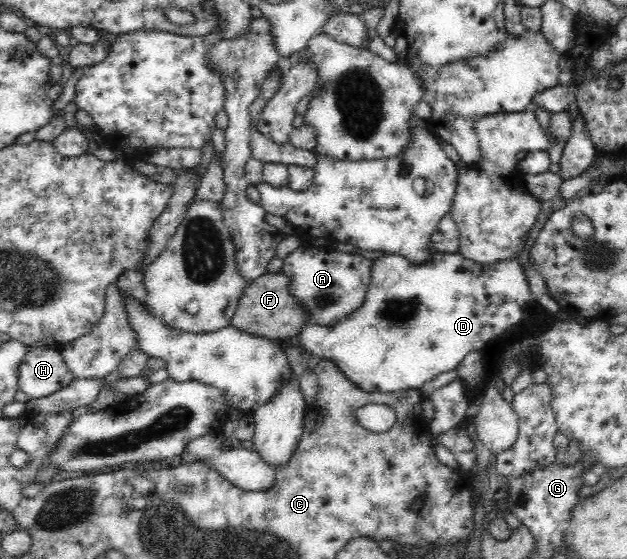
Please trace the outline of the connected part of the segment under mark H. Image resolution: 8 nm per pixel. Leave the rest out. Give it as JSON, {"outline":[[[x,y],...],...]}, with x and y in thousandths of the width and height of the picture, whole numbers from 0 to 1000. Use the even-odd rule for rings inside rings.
{"outline":[[[46,623],[30,658],[30,696],[51,712],[70,712],[105,694],[118,671],[91,624]]]}

